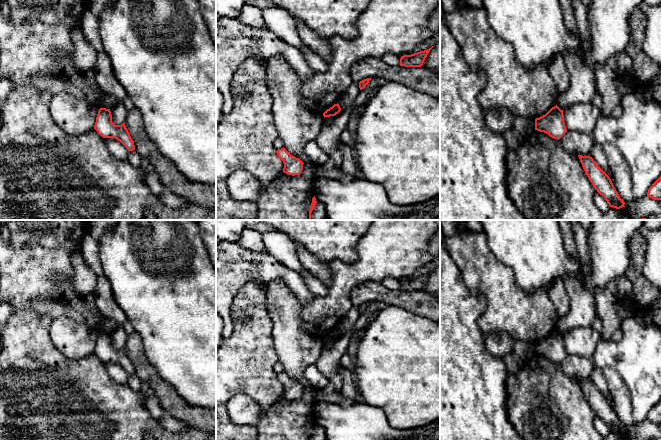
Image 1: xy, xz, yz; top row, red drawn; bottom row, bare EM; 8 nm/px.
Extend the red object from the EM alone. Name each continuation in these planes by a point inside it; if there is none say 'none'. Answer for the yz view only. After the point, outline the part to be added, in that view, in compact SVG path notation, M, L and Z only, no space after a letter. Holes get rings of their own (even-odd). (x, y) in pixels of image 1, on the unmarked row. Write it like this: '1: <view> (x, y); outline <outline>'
none

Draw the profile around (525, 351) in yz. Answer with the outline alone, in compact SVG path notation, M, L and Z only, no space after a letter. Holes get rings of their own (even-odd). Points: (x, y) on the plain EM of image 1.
M512 339L513 353L519 358L522 363L530 362L535 355L534 342L522 342L520 340Z

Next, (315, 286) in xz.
M303 268L300 274L310 292L312 292L316 296L326 295L327 287L320 280L318 280L311 272Z

